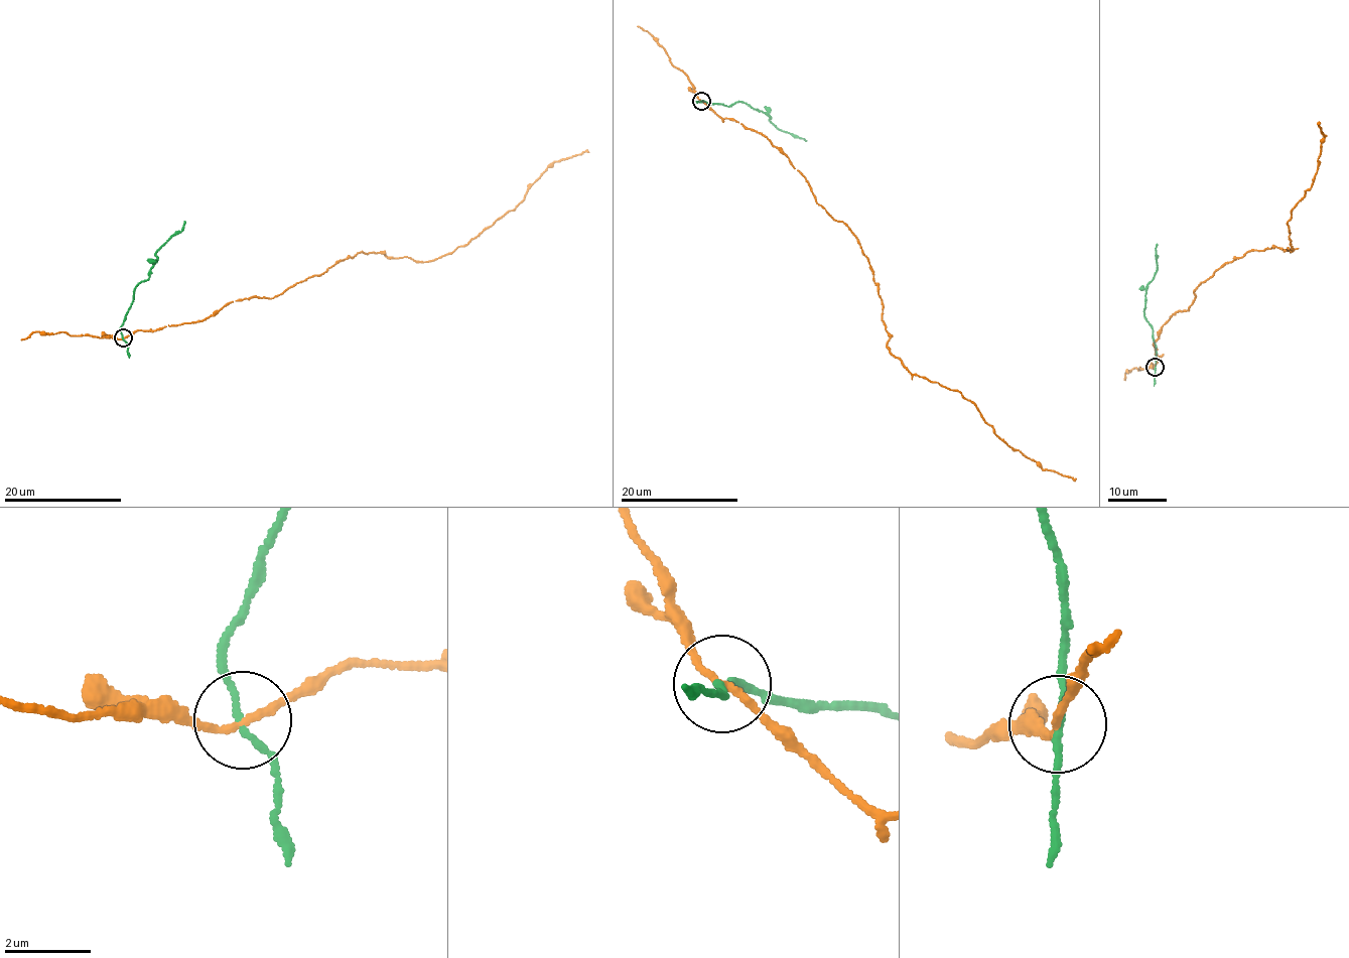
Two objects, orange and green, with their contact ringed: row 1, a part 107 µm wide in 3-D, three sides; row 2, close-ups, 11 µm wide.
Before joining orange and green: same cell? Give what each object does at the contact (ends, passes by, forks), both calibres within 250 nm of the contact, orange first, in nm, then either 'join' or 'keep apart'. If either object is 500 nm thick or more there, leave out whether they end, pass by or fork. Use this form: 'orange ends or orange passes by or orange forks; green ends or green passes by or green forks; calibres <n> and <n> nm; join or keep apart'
orange passes by; green passes by; calibres 140 and 120 nm; keep apart

